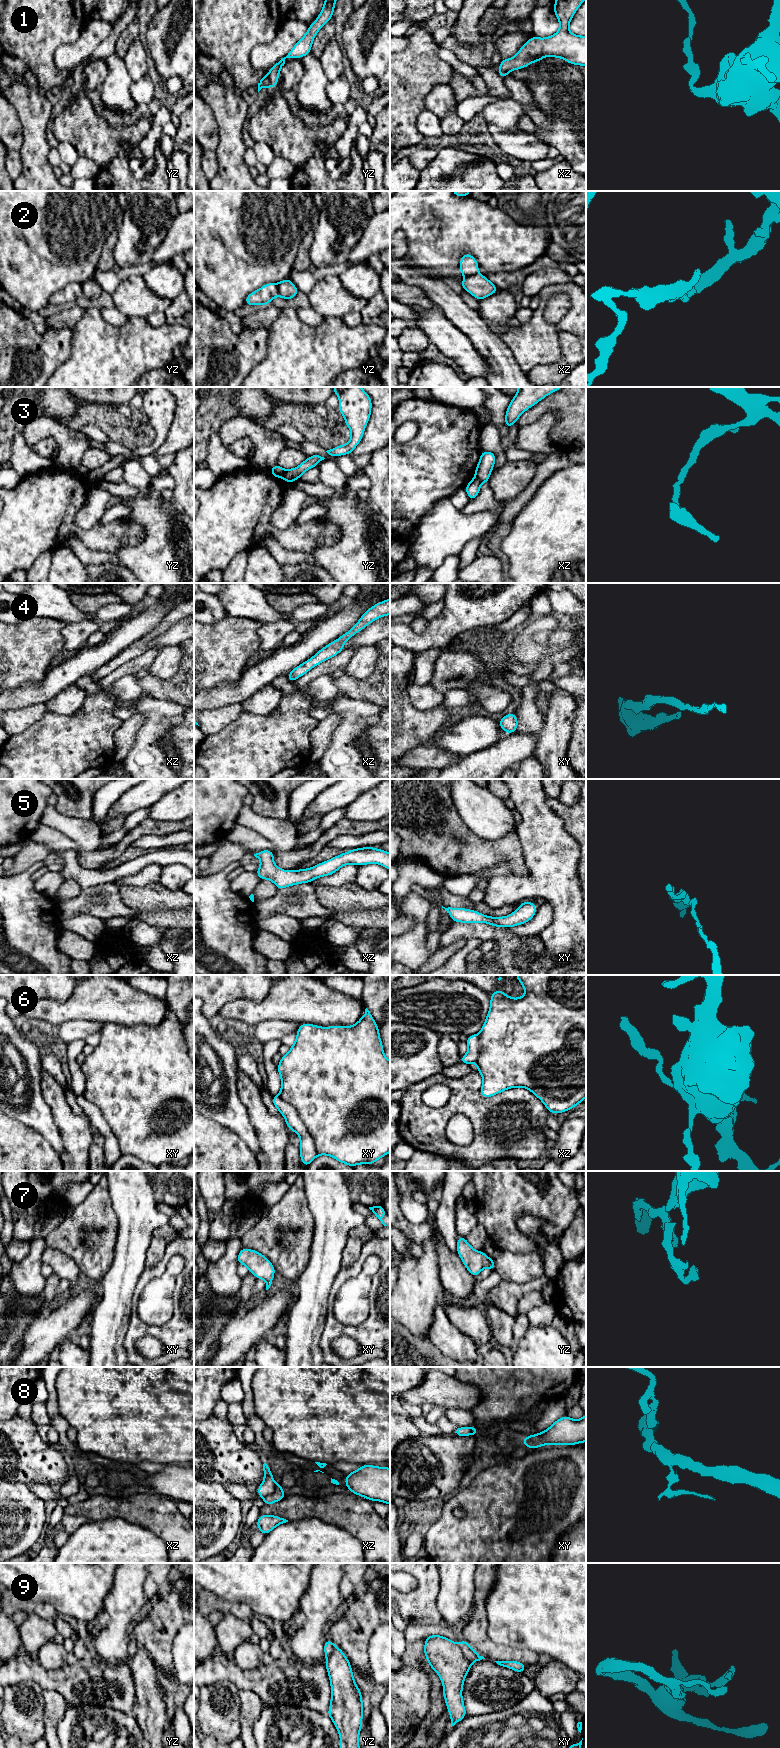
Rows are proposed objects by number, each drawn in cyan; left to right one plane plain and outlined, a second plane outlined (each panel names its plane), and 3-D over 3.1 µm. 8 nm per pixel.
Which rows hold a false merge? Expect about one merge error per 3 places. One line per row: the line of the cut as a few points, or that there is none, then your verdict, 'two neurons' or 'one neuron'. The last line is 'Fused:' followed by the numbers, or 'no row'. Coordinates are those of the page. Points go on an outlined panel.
1: cut in yz along (266, 77), (269, 85); two neurons
2: cut in xz along (477, 273), (464, 277); two neurons
3: cut in yz along (287, 470), (283, 477); two neurons
4: no cut; one neuron
5: no cut; one neuron
6: cut in xy along (278, 1095), (296, 1110), (311, 1136), (318, 1154); two neurons
7: no cut; one neuron
8: cut in xz along (276, 1484), (272, 1492), (262, 1497); two neurons
9: cut in xy along (457, 1644), (462, 1653), (472, 1661); two neurons
Fused: 1, 2, 3, 6, 8, 9

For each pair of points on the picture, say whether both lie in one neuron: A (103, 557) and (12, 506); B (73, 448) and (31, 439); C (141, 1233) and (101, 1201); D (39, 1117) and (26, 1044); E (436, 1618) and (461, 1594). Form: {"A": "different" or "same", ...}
{"A": "different", "B": "same", "C": "different", "D": "same", "E": "different"}

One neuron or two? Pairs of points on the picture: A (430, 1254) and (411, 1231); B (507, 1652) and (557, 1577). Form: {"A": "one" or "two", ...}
{"A": "two", "B": "two"}

